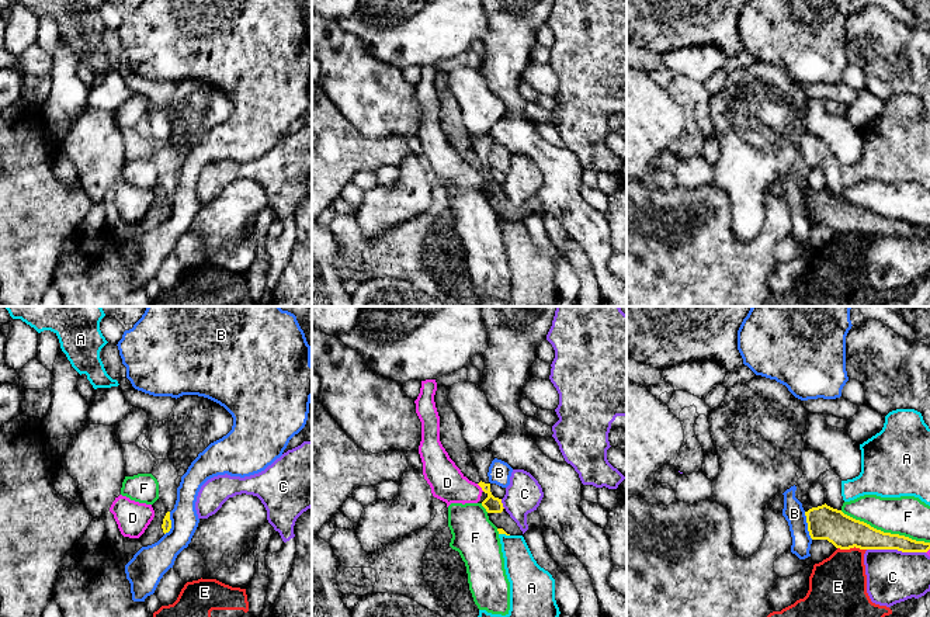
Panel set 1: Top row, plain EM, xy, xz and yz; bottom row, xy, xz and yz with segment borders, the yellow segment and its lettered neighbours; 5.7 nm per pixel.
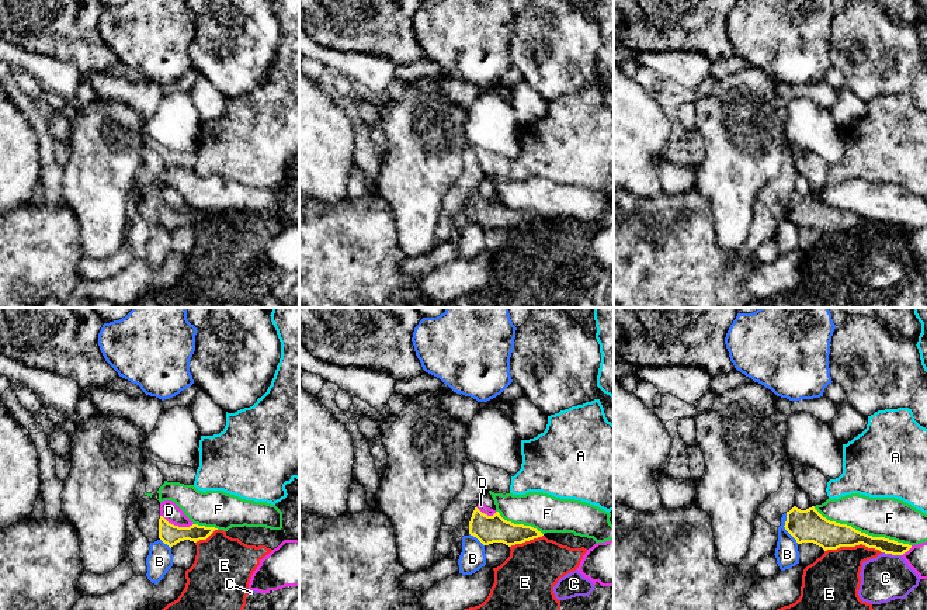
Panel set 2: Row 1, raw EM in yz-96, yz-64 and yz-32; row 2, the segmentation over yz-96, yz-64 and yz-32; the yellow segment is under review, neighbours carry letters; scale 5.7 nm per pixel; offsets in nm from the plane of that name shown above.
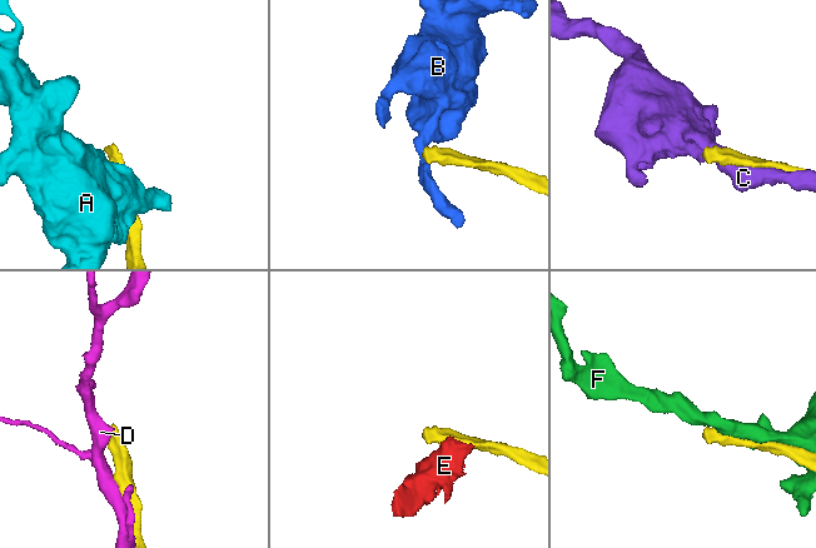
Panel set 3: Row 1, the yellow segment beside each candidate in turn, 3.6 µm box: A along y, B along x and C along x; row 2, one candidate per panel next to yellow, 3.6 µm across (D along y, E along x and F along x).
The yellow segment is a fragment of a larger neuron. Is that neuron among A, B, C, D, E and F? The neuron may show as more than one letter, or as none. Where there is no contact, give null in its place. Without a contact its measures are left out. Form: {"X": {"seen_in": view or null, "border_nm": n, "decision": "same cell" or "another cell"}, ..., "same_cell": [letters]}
{"A": {"seen_in": "xz", "border_nm": 70, "decision": "another cell"}, "B": {"seen_in": "yz", "border_nm": 170, "decision": "another cell"}, "C": {"seen_in": "yz", "border_nm": 340, "decision": "another cell"}, "D": {"seen_in": "xz", "border_nm": 60, "decision": "another cell"}, "E": {"seen_in": "yz", "border_nm": 170, "decision": "another cell"}, "F": {"seen_in": "yz", "border_nm": 550, "decision": "another cell"}, "same_cell": []}

